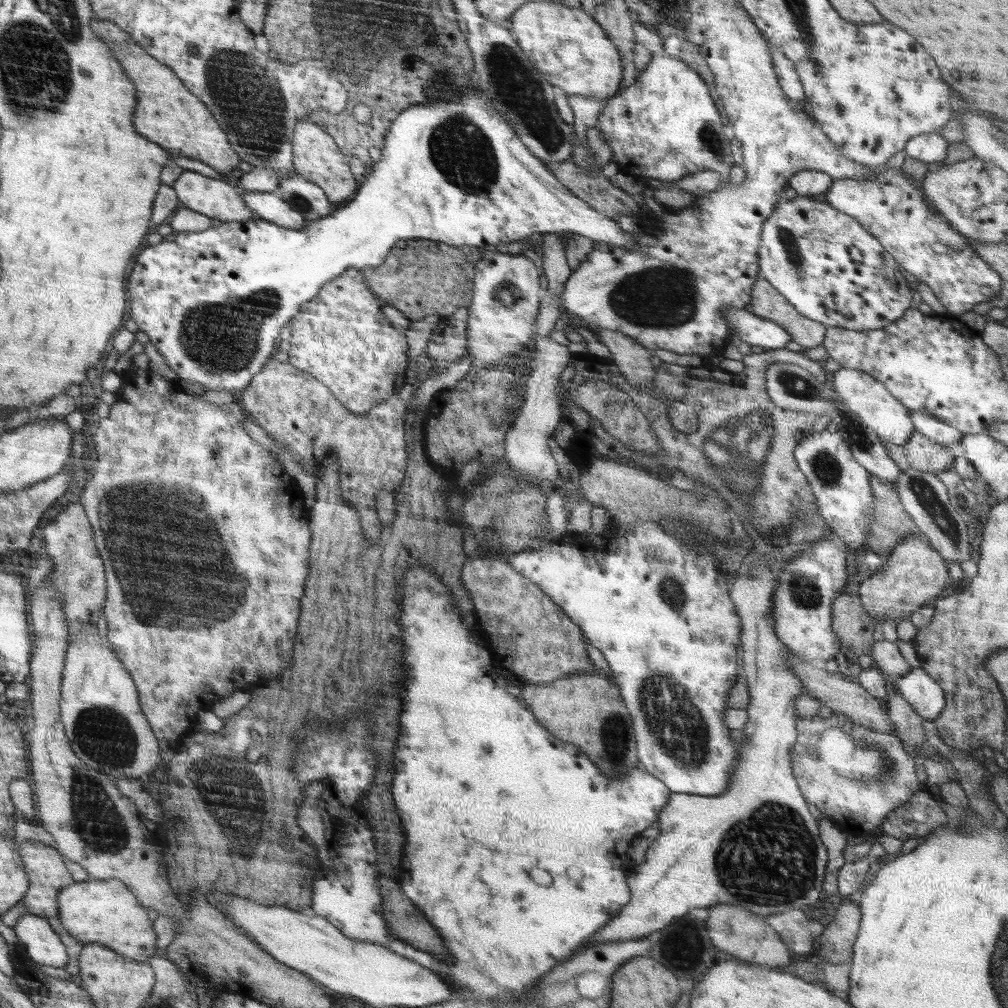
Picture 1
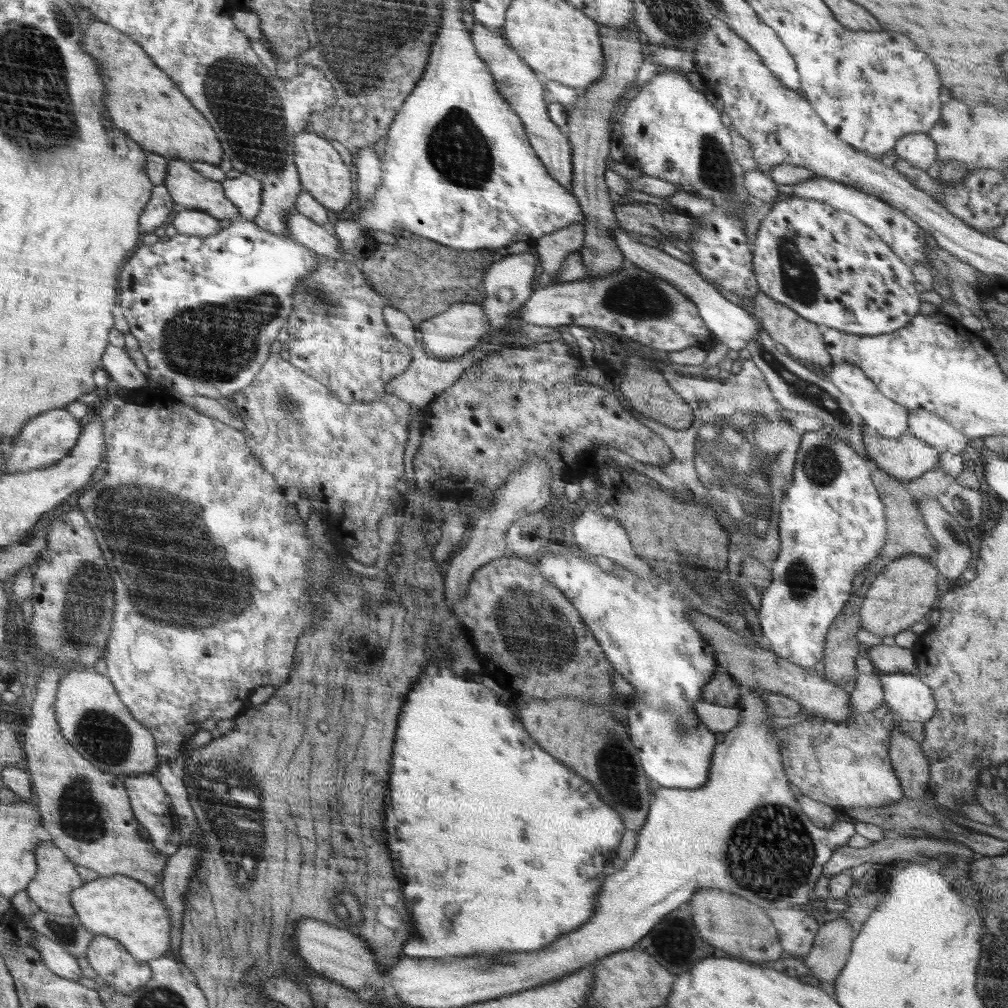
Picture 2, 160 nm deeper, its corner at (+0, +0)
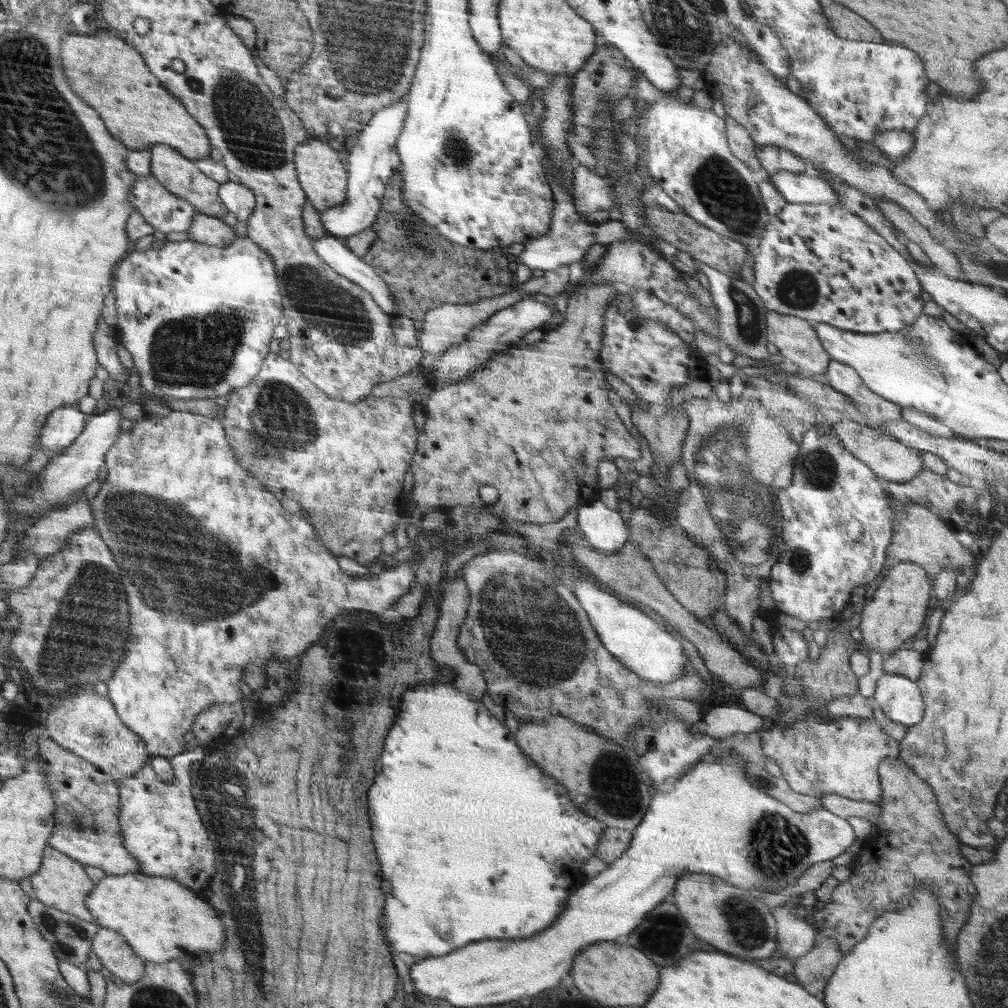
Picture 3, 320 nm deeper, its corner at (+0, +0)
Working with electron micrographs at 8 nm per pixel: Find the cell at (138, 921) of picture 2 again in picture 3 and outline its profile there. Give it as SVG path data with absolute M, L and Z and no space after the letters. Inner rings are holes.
M142 872L107 875L98 884L95 884L85 905L97 918L100 929L118 931L145 962L164 963L175 960L186 952L198 955L200 952L221 952L225 948L224 925L208 902L207 892L195 892L190 887L171 878L148 876Z

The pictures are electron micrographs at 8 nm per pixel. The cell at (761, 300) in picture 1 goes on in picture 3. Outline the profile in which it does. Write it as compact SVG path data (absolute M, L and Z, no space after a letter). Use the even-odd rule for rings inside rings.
M767 311L767 340L779 353L809 374L825 374L832 357L824 350L813 323L788 314Z

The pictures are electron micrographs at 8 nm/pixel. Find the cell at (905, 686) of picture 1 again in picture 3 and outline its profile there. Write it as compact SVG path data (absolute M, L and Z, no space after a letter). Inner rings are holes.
M882 675L872 697L876 706L894 722L911 727L922 720L925 704L920 689L904 675Z

